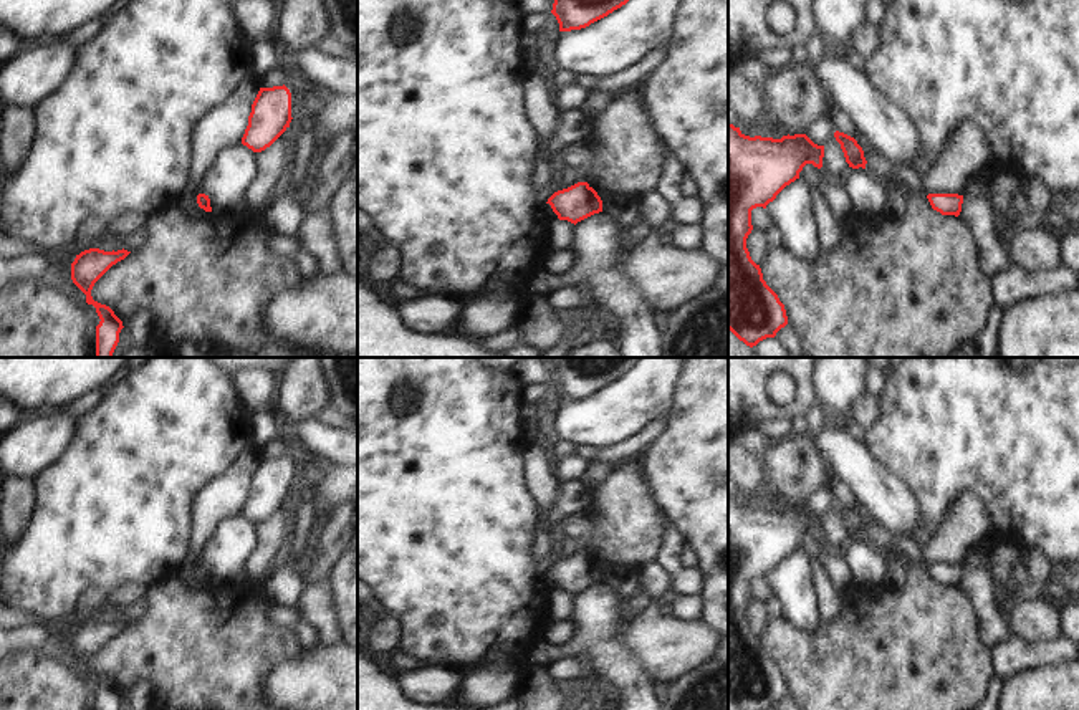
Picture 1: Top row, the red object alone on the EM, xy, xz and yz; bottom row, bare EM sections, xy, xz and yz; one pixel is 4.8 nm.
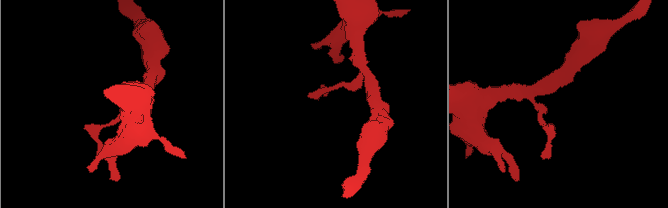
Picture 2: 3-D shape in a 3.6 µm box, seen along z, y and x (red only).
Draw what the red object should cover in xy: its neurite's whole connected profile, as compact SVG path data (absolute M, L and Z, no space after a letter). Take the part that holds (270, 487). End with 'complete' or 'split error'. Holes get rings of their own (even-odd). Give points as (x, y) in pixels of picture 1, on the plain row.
M283 457L260 458L242 515L253 523L270 518L291 493L291 463Z | complete

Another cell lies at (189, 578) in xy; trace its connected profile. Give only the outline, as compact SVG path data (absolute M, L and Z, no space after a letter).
M197 566L194 568L184 568L179 571L179 579L185 589L190 589L192 592L200 592L205 588L205 581L199 578Z

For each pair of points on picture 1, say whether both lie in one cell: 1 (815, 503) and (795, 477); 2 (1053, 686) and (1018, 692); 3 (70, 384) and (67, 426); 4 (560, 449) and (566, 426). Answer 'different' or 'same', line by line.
1: different
2: same
3: different
4: different

